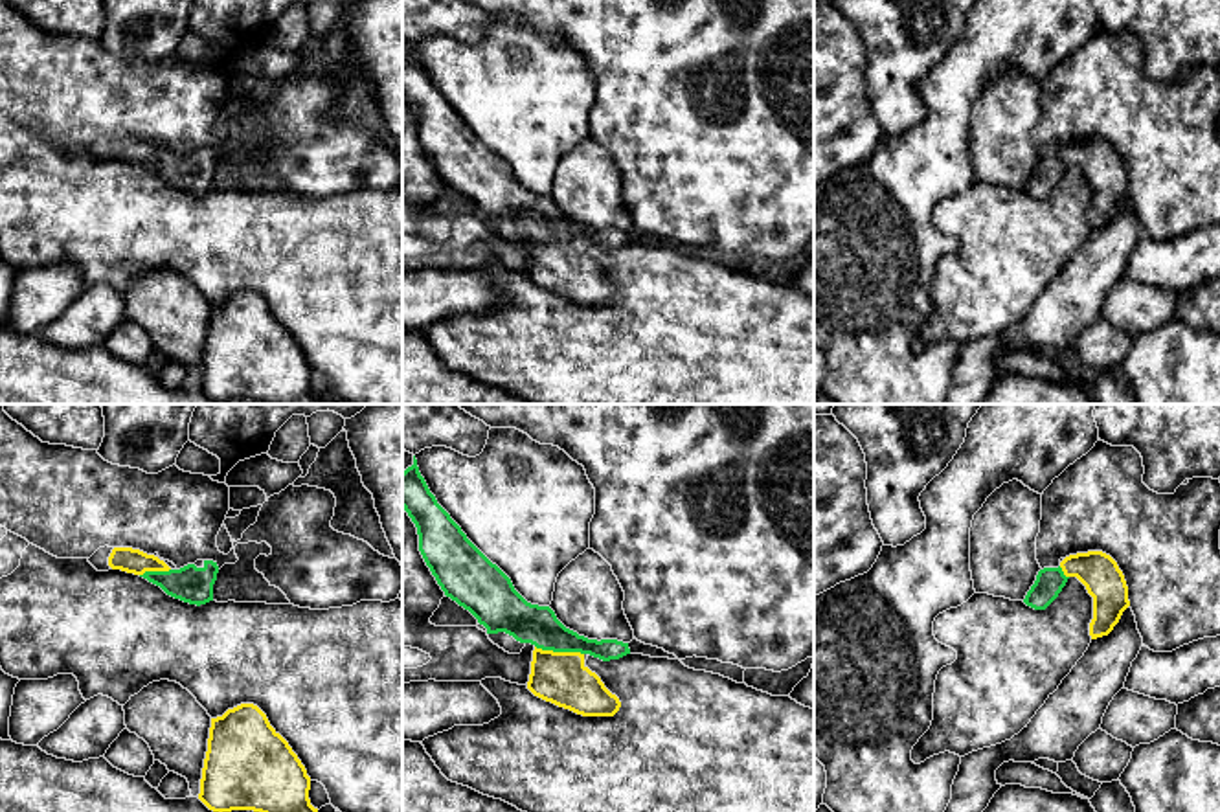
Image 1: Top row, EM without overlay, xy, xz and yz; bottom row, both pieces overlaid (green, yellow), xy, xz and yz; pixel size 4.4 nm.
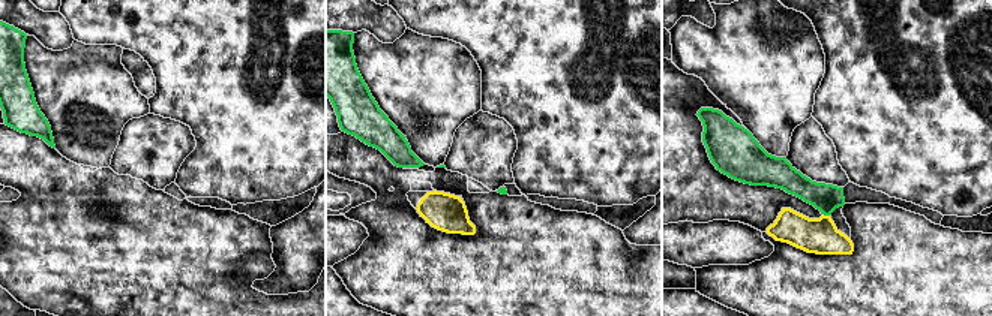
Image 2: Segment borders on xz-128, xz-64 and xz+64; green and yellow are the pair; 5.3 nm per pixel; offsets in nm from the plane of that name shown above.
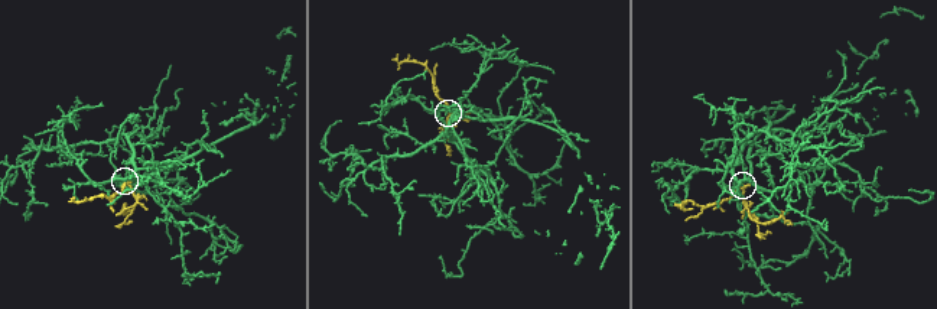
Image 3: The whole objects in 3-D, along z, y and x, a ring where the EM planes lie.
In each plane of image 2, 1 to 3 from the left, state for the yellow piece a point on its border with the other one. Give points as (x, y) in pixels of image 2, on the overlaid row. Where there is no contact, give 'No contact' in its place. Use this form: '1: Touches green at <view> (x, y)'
1: No contact
2: No contact
3: Touches green at xz+64 (826, 214)

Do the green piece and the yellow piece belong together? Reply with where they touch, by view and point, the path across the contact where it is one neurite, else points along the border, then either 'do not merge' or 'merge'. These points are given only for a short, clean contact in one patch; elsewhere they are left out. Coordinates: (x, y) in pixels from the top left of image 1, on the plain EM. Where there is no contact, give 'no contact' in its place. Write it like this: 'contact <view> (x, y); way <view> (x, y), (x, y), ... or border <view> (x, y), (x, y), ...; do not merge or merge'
contact xz (559, 239); way xz (528, 212), (559, 239), (561, 267); merge

